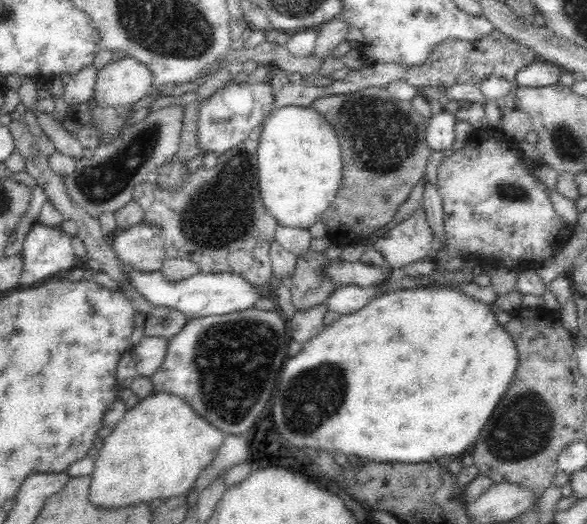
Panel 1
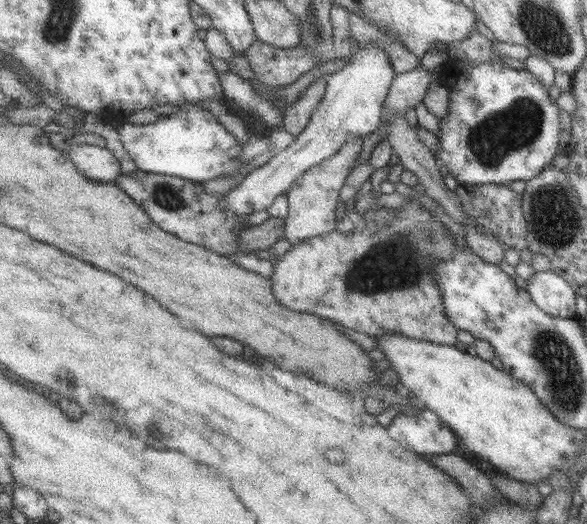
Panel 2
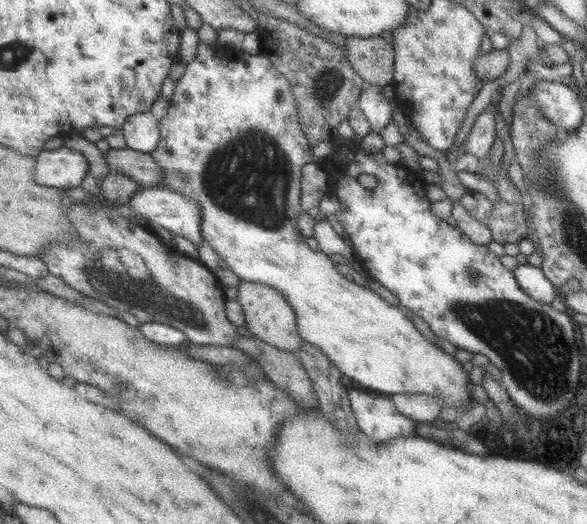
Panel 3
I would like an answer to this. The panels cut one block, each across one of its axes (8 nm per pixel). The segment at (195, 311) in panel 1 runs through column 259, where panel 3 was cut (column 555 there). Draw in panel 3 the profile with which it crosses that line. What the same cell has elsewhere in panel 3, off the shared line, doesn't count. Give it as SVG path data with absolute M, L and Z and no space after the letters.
M519 264L513 270L514 277L526 294L538 302L548 304L560 295L559 288L556 288L544 275L540 267L528 264Z

